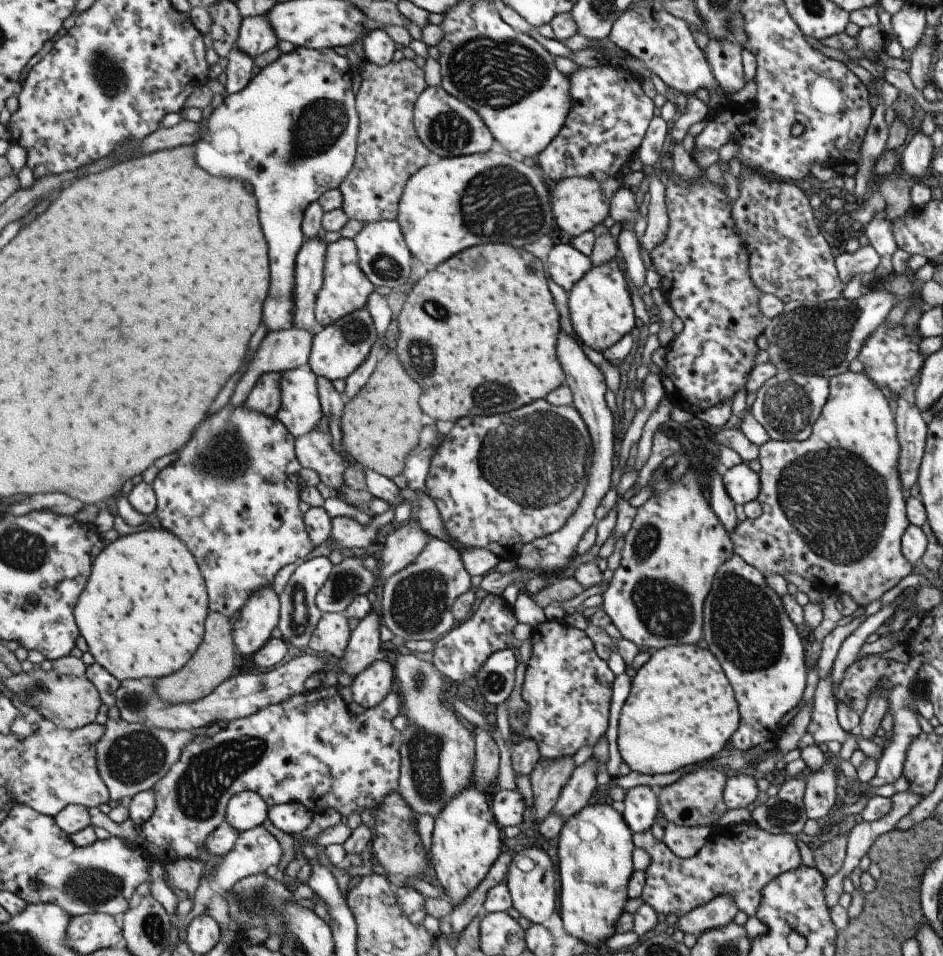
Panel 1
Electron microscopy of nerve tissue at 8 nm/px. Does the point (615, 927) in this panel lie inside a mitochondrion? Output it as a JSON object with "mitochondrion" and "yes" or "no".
{"mitochondrion":"no"}

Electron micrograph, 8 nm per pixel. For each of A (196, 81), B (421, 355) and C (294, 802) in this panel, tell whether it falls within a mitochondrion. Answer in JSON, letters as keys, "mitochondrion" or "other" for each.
{"A":"other","B":"mitochondrion","C":"other"}

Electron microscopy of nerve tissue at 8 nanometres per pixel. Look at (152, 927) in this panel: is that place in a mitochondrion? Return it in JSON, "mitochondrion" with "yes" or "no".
{"mitochondrion":"yes"}

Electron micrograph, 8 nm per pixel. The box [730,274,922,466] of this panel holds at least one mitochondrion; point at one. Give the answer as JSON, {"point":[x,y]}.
{"point":[809,338]}

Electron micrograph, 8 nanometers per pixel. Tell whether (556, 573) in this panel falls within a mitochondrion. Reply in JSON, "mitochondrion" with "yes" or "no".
{"mitochondrion":"no"}

